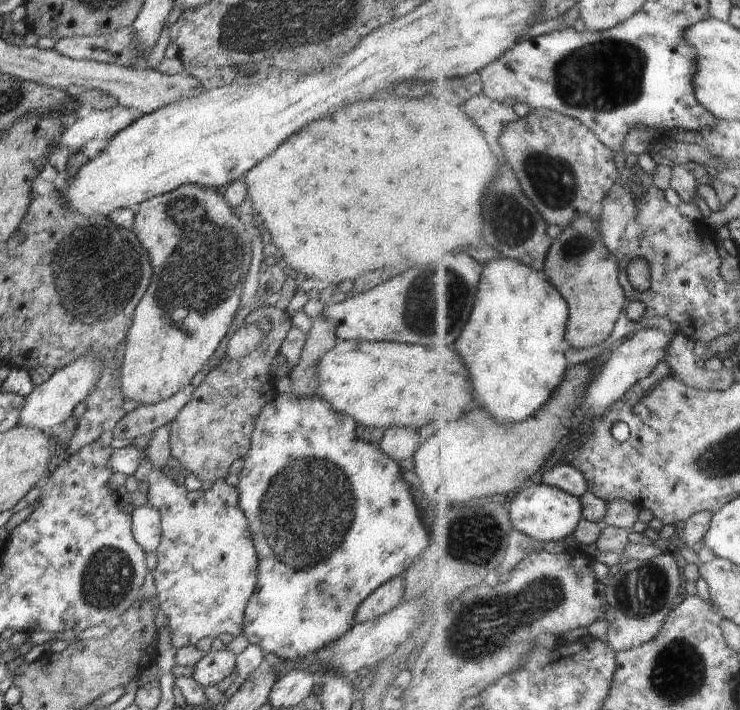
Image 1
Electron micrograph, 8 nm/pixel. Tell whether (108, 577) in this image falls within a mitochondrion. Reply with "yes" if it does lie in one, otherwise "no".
yes

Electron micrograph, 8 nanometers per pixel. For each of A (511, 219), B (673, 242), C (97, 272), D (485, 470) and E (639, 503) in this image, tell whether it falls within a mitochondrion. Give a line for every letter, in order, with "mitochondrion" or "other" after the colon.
A: mitochondrion
B: other
C: mitochondrion
D: other
E: other

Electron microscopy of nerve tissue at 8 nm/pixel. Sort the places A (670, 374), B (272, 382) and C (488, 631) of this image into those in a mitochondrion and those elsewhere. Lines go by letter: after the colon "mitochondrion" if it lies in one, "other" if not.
A: other
B: other
C: mitochondrion

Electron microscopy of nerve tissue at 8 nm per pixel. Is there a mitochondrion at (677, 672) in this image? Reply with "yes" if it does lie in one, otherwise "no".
yes

